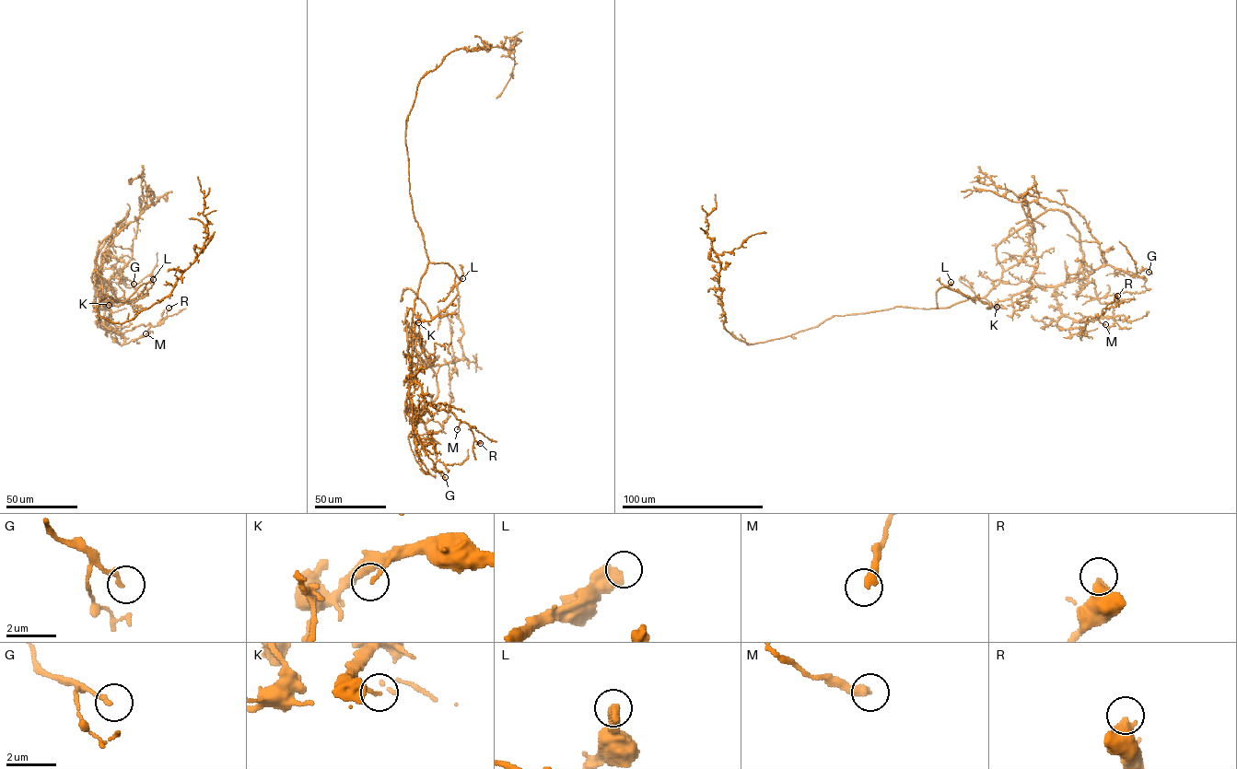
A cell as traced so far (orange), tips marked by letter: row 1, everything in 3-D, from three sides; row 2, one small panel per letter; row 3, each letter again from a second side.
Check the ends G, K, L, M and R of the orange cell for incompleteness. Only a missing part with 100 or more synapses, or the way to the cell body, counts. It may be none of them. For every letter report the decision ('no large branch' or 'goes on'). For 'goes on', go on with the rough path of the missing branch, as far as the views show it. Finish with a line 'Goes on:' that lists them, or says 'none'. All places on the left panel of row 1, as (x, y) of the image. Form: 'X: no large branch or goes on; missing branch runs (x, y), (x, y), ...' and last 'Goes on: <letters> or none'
G: no large branch
K: no large branch
L: goes on; missing branch runs (153, 279), (161, 268), (174, 263), (180, 241), (170, 223), (159, 178), (162, 177)
M: no large branch
R: no large branch
Goes on: L

